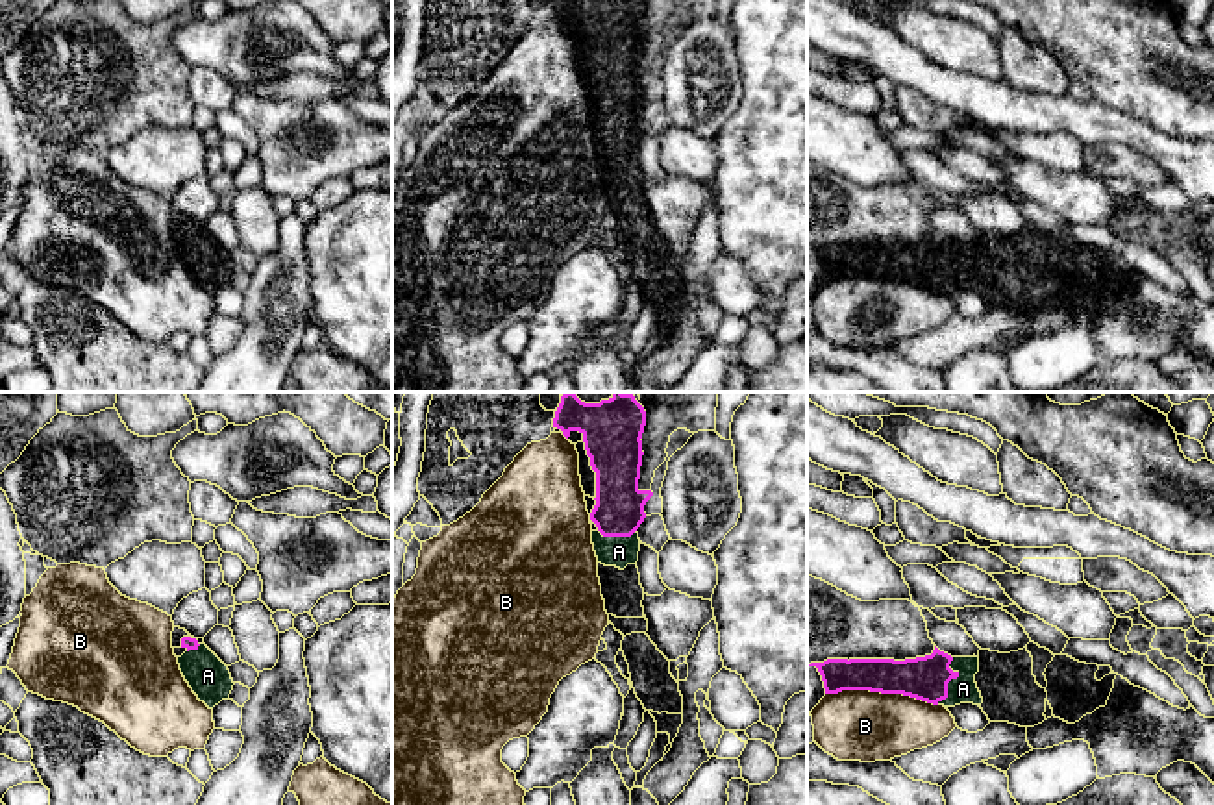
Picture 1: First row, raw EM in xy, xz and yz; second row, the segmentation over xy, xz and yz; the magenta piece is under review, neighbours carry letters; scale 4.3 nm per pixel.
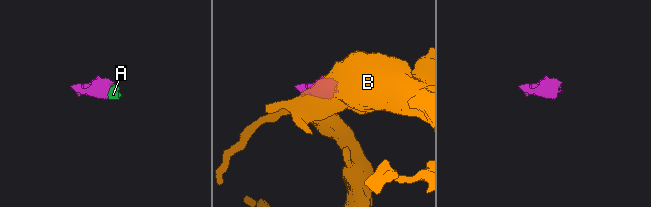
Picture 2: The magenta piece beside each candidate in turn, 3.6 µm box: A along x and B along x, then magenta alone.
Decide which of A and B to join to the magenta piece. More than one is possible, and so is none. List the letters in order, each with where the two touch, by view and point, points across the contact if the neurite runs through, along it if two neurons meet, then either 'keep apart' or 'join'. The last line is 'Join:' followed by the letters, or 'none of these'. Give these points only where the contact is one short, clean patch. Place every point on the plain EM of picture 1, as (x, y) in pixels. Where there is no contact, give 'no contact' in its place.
A: contact yz (950, 265); way yz (926, 263), (950, 265), (963, 274); join
B: contact yz (881, 278); keep apart
Join: A

